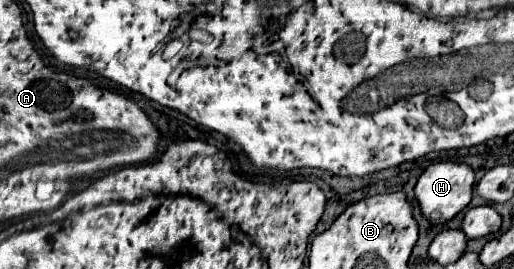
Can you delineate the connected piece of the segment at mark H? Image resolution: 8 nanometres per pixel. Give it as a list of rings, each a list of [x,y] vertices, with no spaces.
[[[436,162],[428,166],[418,178],[414,186],[414,198],[426,220],[430,220],[432,224],[444,224],[470,202],[472,186],[474,186],[474,170],[470,166],[458,162]]]

